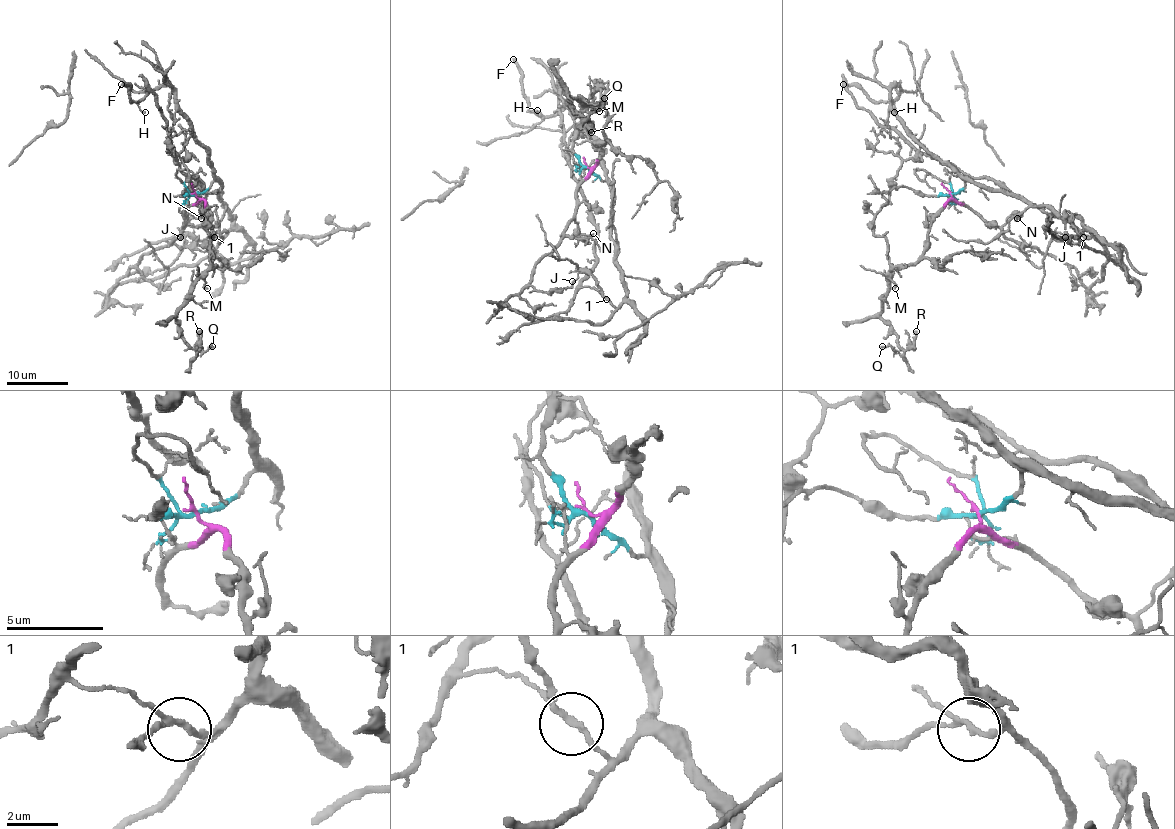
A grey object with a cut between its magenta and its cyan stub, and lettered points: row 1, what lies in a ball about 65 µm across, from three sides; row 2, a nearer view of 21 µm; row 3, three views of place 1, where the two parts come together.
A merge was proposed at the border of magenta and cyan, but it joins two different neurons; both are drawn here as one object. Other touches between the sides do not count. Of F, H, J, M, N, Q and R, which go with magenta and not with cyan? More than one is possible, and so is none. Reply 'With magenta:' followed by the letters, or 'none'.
With magenta: M, N, Q, R

